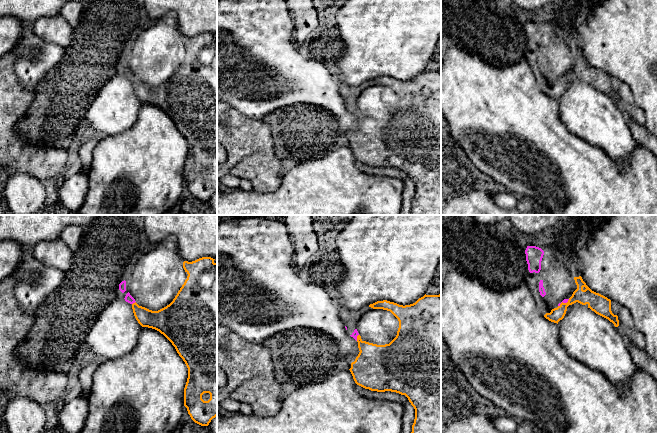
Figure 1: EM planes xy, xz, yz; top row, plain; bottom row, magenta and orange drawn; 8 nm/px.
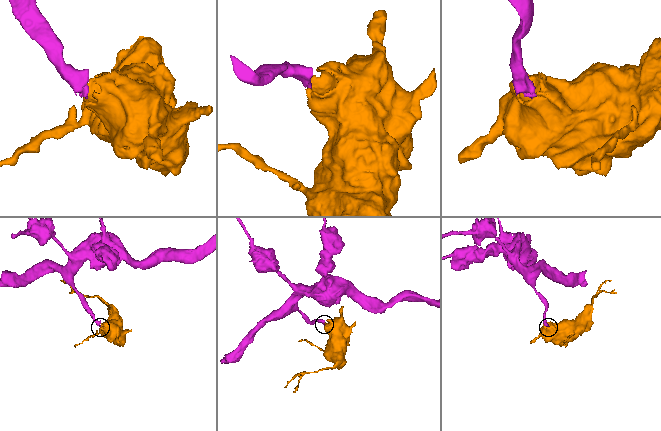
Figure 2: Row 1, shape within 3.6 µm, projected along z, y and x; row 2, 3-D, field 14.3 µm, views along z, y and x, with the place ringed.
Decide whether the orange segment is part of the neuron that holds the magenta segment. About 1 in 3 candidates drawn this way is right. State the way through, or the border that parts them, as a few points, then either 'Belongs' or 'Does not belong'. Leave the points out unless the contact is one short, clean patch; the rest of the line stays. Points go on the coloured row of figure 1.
Path across: xy (128, 298), (133, 302), (147, 318), (158, 320). Belongs

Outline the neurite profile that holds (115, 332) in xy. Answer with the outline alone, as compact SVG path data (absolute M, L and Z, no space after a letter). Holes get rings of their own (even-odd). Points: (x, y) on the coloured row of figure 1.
M121 296L114 298L96 317L86 337L90 357L111 360L130 353L138 343L142 326L136 320L132 304Z

